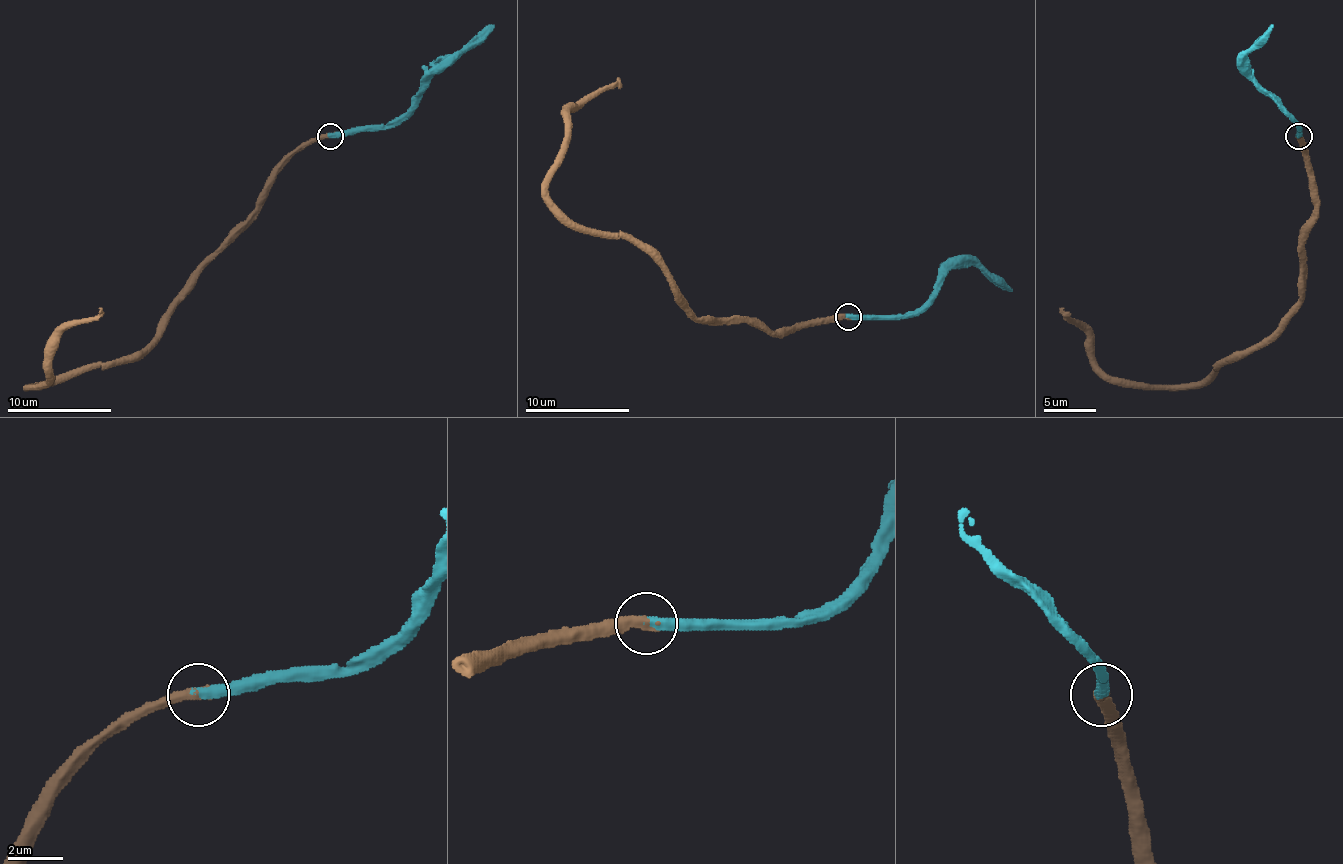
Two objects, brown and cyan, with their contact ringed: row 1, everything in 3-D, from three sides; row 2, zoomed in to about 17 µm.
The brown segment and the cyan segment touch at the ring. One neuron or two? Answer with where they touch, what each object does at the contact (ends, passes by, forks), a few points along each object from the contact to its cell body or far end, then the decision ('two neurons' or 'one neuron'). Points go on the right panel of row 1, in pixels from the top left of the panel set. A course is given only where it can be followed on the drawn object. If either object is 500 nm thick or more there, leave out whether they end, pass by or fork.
at (1299, 136); brown ends there; cyan ends there; brown runs (1298, 135), (1314, 219), (1303, 300), (1269, 336), (1214, 373), (1152, 388), (1112, 381), (1060, 307); cyan runs (1298, 135), (1298, 125), (1248, 72), (1246, 54), (1272, 25); one neuron

